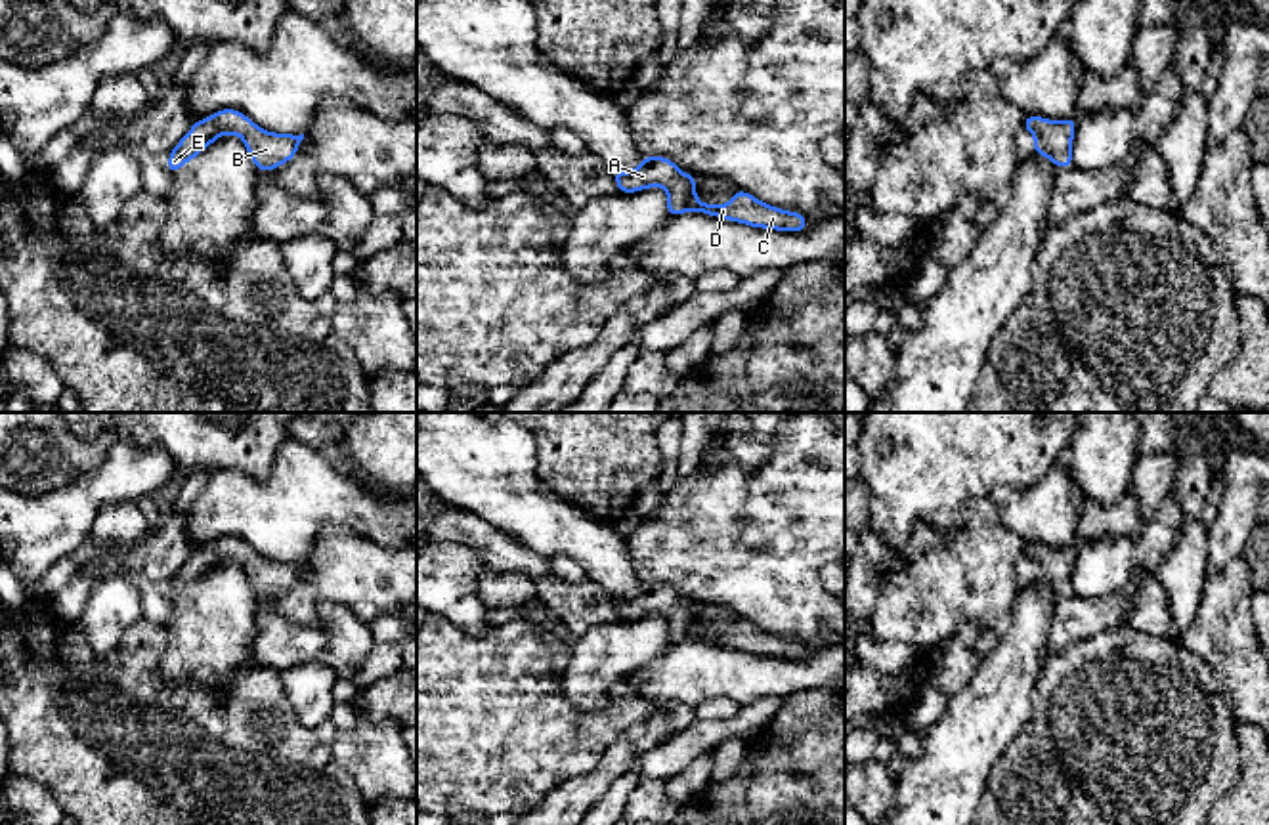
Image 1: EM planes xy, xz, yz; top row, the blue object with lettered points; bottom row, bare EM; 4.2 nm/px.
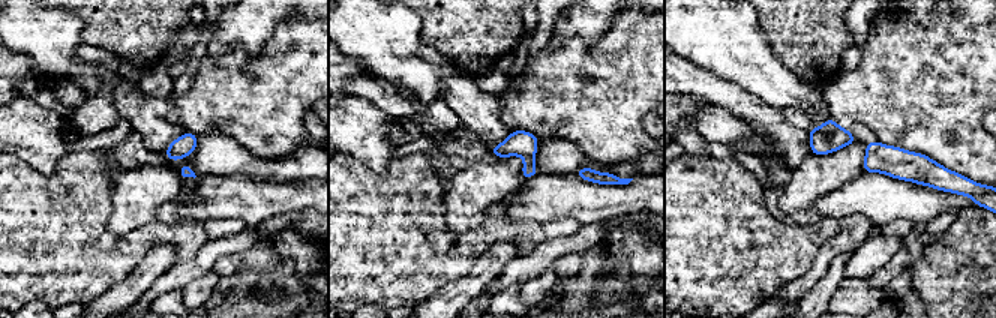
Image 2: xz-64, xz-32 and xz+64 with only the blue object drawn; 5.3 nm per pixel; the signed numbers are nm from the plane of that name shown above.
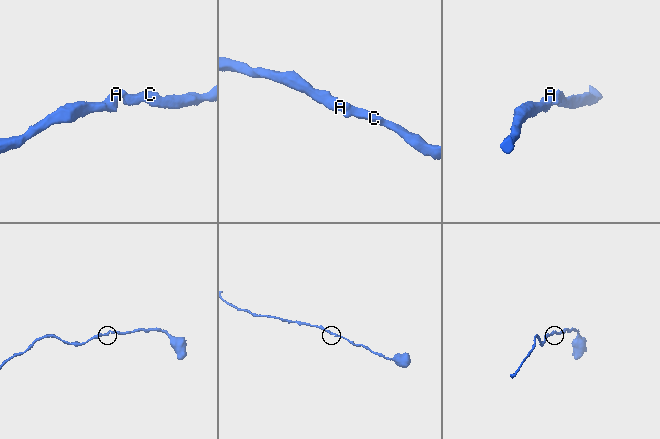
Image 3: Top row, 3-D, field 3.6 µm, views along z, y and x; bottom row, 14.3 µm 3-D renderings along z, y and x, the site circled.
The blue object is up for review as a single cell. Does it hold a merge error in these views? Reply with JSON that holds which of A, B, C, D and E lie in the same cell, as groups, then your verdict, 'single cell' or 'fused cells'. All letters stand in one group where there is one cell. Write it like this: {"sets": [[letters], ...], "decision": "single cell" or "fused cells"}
{"sets": [["A", "B", "C", "D", "E"]], "decision": "single cell"}

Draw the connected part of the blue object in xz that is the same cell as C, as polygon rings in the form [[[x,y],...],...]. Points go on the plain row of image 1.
[[[642,584],[638,596],[612,602],[619,621],[636,621],[646,615],[665,615],[669,644],[698,638],[707,644],[732,647],[751,655],[793,661],[799,661],[808,653],[808,647],[799,640],[780,638],[776,634],[764,632],[738,615],[734,626],[728,632],[705,632],[696,626],[694,603],[680,600],[677,592],[665,584]]]

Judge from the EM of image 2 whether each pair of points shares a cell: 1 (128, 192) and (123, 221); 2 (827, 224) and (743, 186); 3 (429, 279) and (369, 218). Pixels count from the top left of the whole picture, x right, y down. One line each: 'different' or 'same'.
1: same
2: same
3: same

